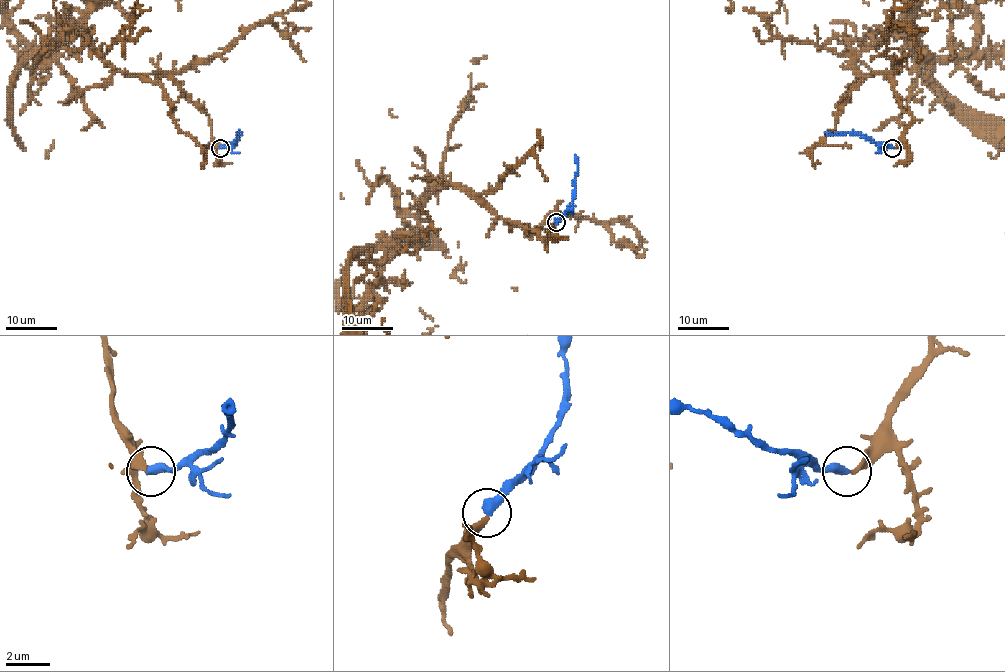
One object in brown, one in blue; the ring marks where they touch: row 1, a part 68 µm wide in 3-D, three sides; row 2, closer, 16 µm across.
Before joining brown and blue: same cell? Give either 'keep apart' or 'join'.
join

